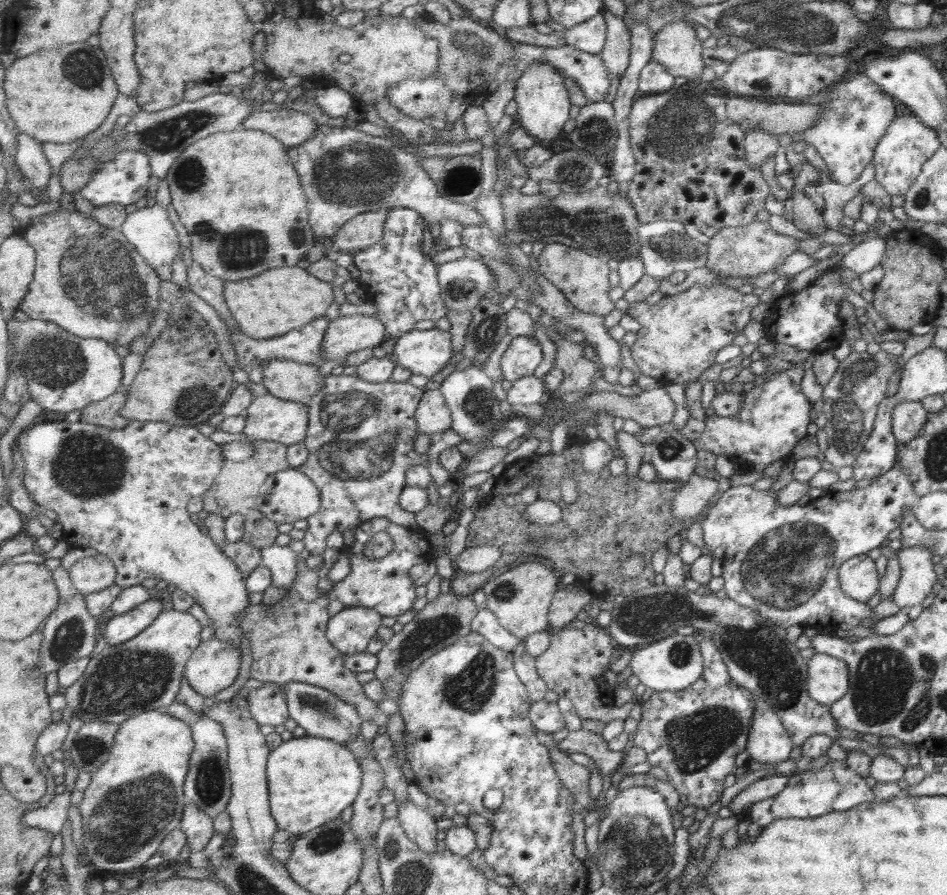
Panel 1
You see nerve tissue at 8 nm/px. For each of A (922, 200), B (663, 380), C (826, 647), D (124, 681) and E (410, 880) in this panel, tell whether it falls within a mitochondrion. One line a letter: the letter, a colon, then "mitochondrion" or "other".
A: mitochondrion
B: other
C: other
D: mitochondrion
E: mitochondrion

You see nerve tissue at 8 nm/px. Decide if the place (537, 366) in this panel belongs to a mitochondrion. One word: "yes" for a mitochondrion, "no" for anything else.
no

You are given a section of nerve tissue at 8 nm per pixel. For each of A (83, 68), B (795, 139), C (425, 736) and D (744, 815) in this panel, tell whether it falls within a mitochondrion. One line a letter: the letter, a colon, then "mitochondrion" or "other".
A: mitochondrion
B: other
C: other
D: other

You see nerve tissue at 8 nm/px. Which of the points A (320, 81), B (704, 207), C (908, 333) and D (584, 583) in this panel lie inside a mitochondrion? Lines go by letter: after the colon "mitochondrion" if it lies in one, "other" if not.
A: other
B: other
C: other
D: other

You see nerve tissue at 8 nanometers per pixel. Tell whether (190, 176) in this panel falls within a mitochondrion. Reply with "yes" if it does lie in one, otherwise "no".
yes

